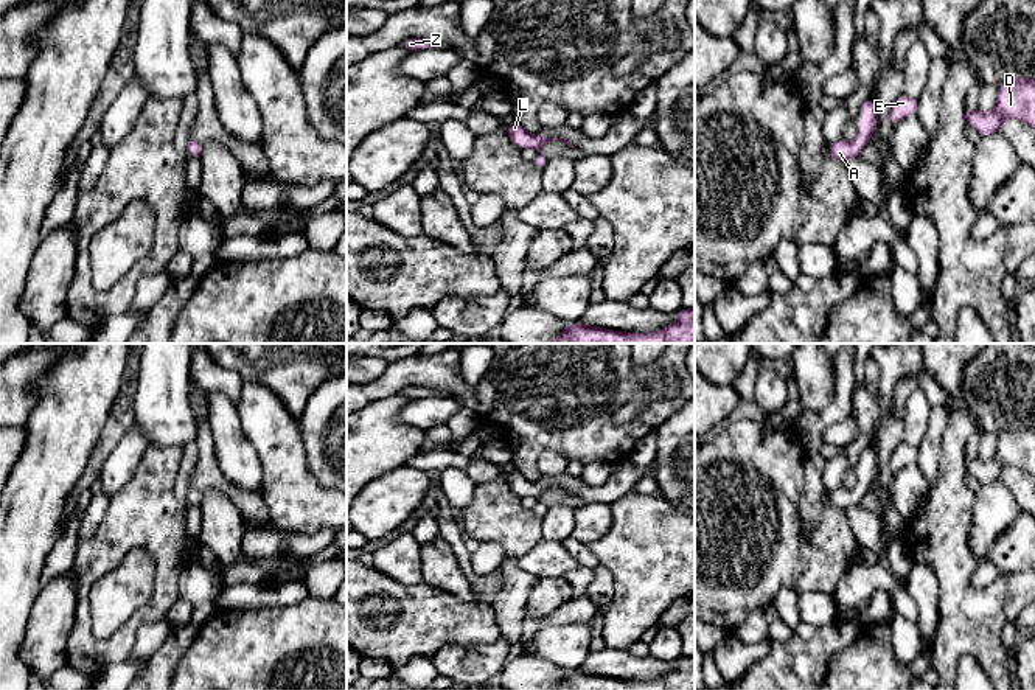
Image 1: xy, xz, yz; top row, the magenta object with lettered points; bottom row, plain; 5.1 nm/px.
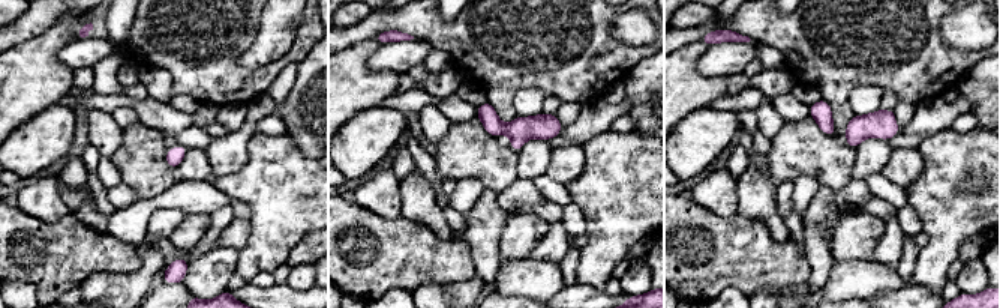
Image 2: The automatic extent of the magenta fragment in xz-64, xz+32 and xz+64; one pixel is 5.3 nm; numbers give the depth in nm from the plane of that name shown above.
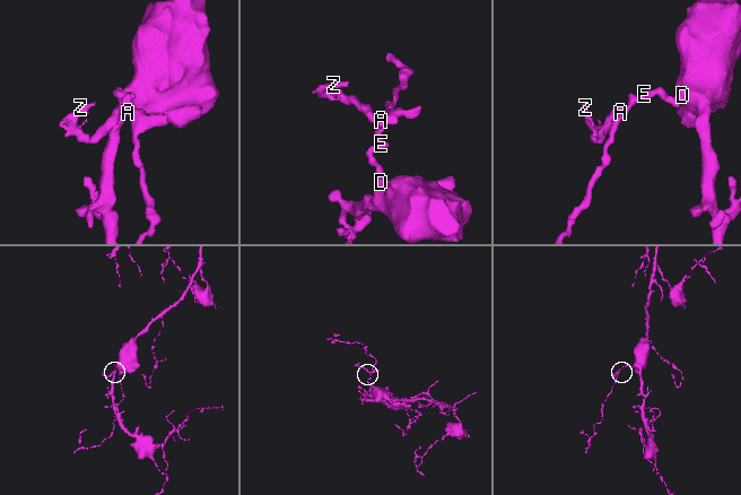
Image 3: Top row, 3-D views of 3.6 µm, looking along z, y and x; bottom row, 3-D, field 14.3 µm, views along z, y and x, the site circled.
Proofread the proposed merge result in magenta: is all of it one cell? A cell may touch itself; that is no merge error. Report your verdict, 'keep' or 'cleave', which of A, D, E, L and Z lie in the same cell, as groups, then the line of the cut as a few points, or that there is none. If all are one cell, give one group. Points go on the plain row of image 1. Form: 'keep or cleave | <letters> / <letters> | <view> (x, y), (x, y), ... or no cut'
keep | A D E L Z | no cut

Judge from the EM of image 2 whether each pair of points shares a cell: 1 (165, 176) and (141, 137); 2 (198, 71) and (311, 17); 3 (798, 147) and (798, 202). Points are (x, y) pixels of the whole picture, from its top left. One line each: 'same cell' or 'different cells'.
1: same cell
2: same cell
3: different cells

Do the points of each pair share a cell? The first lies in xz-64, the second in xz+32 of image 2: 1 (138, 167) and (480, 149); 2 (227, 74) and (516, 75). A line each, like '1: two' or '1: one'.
1: one
2: one

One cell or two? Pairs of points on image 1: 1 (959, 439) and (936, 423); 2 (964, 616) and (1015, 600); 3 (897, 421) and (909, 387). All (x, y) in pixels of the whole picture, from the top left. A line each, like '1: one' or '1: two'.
1: two
2: two
3: one

